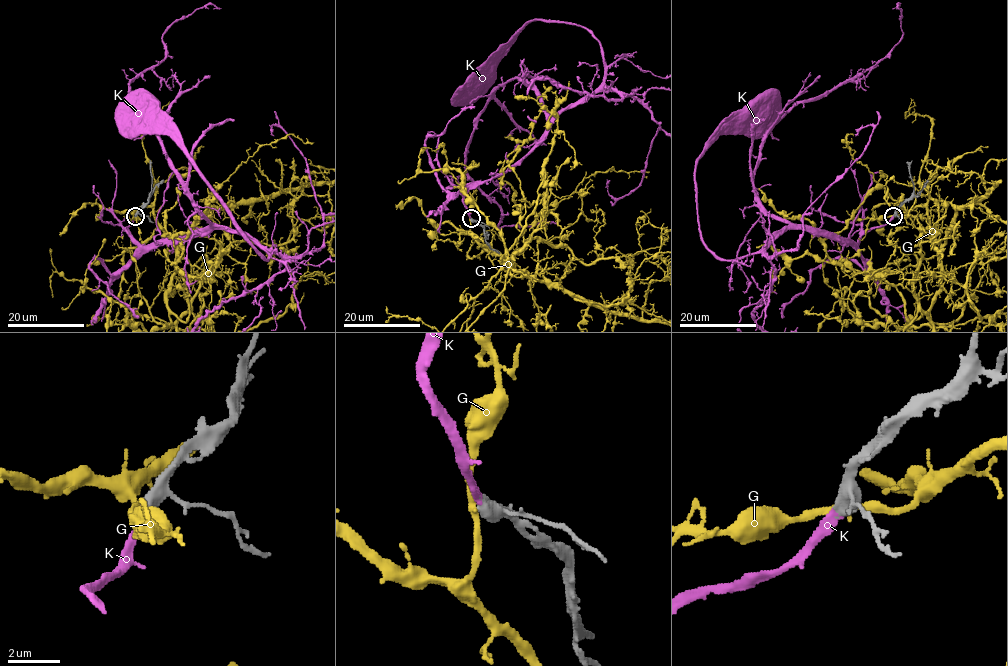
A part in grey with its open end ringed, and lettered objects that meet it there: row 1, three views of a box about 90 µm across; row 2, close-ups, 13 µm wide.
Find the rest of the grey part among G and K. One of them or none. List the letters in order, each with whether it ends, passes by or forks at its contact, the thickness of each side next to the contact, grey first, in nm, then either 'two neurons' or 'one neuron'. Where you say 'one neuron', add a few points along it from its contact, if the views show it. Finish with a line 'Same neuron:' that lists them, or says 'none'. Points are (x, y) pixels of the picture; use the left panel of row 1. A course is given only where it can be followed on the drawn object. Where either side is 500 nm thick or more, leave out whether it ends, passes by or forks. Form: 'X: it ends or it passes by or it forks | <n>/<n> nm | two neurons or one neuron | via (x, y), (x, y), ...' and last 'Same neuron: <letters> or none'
G: 650/260 nm | two neurons
K: 650/300 nm | one neuron
Same neuron: K

